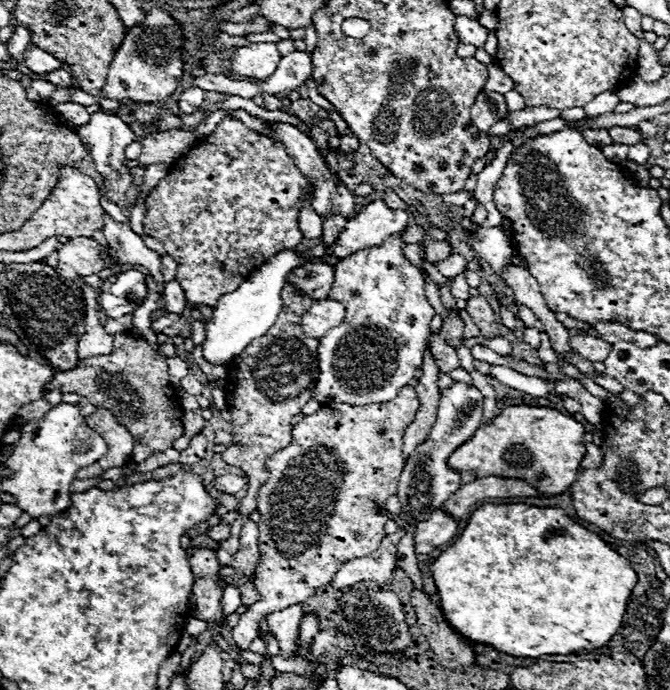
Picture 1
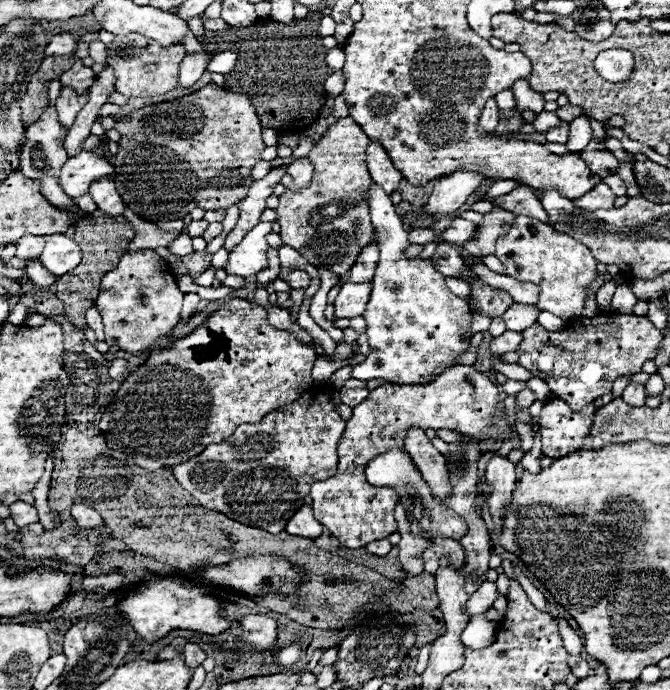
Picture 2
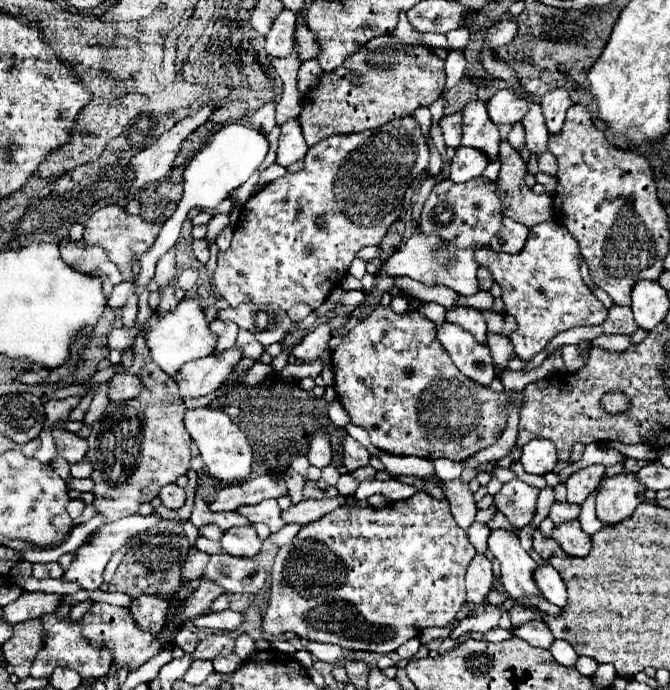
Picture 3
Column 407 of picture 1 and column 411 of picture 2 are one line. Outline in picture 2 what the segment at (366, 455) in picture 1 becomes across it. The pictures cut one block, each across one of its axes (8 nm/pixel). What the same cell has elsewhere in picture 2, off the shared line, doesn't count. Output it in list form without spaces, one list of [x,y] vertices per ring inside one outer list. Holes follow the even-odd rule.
[[[452,366],[428,386],[394,386],[382,384],[370,390],[370,396],[352,408],[346,430],[338,444],[338,472],[322,482],[312,484],[312,510],[332,536],[346,548],[364,548],[368,542],[388,538],[398,530],[394,508],[398,494],[390,486],[370,486],[366,482],[366,462],[386,450],[404,450],[404,438],[410,428],[452,430],[474,440],[510,442],[512,448],[522,444],[520,434],[508,426],[504,412],[504,392],[482,372],[472,366]]]

